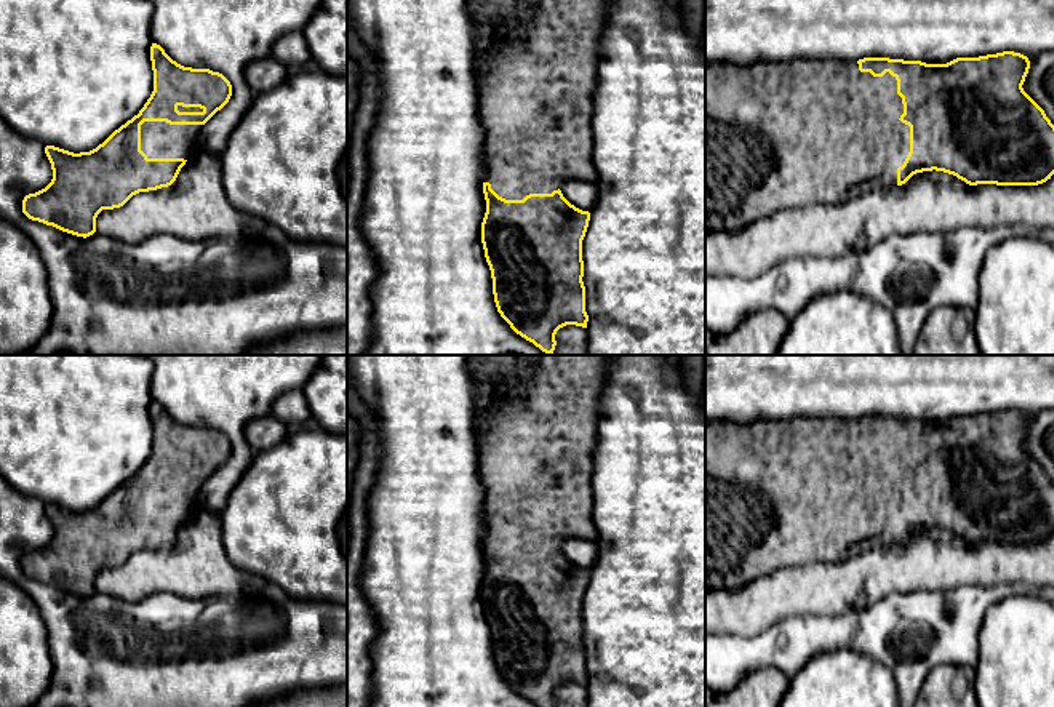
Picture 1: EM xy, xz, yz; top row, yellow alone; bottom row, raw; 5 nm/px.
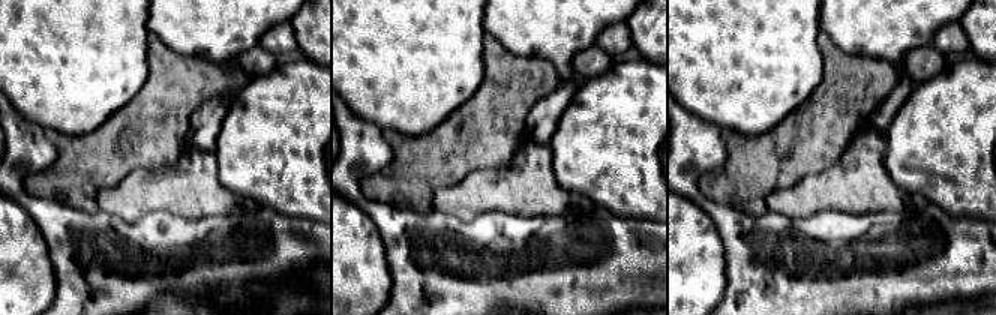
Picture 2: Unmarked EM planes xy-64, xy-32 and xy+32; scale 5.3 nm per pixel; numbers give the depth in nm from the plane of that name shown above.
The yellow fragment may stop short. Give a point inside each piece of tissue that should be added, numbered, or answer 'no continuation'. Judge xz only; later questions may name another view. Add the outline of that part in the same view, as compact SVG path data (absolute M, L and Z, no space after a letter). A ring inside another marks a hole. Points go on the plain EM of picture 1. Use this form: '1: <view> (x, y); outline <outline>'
1: xz (536, 416); outline M473 355L475 441L483 488L485 541L505 558L561 549L569 537L597 541L593 449L608 355Z

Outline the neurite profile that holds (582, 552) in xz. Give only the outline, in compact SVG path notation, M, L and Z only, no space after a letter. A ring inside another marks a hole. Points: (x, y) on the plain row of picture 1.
M569 537L561 545L563 555L582 569L589 569L598 555L597 541L582 539L582 537Z

